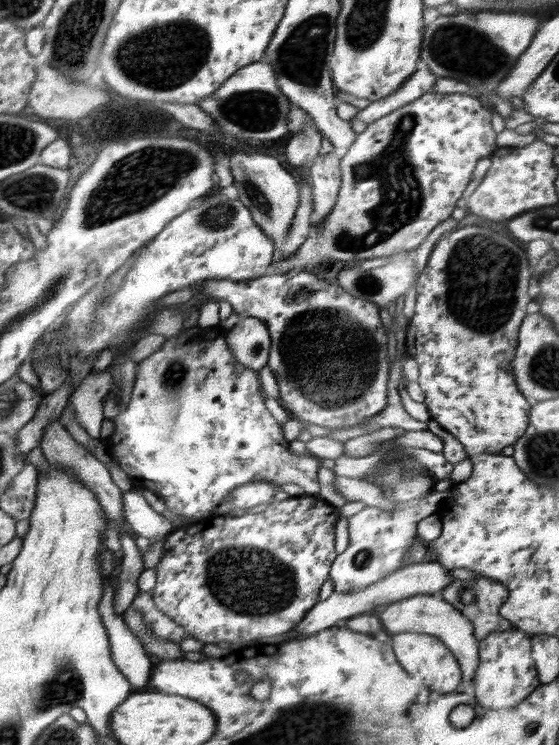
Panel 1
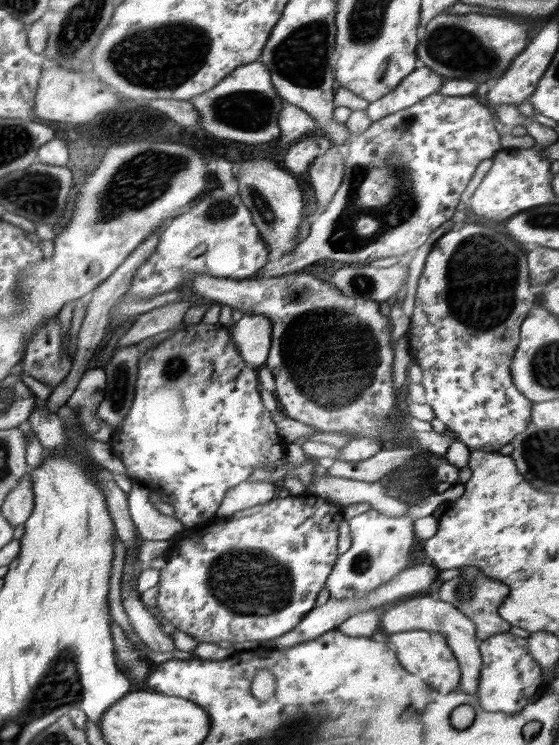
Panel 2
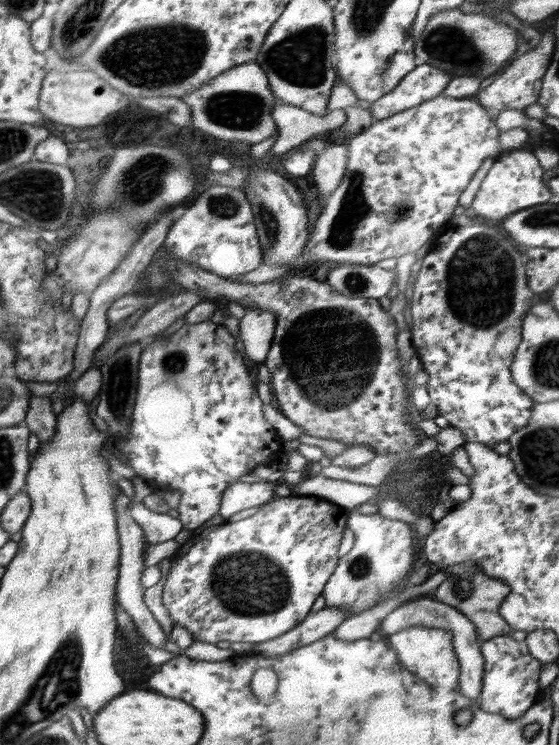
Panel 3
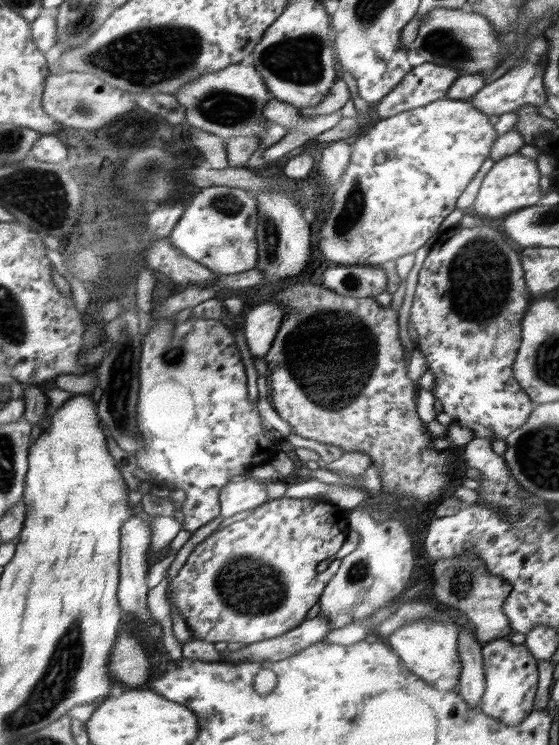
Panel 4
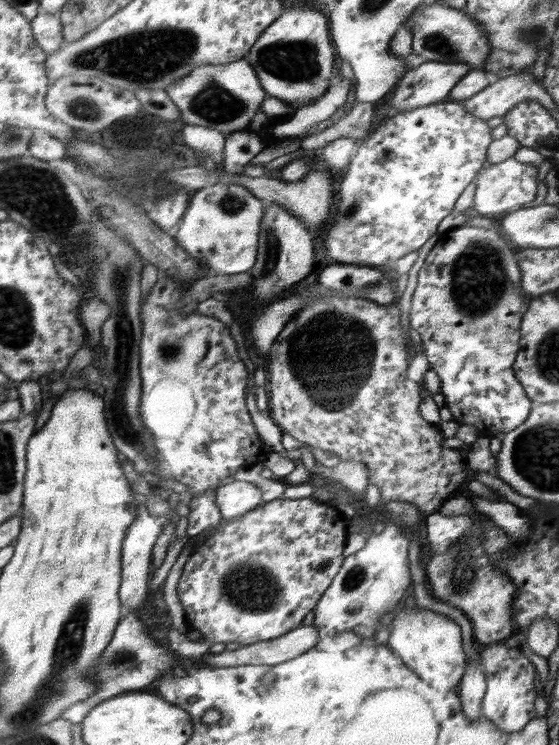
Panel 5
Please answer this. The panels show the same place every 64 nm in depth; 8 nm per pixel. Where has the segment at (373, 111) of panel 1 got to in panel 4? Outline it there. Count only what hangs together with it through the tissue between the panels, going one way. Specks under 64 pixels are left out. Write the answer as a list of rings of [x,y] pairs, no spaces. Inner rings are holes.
[[[432,63],[412,67],[404,78],[378,101],[376,110],[382,119],[420,108],[447,96],[448,89],[459,77],[457,68]]]

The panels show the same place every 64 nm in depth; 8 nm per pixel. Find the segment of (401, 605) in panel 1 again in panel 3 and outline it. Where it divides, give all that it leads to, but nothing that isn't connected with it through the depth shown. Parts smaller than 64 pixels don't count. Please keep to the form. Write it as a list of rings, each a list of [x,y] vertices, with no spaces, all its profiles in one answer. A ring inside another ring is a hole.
[[[423,597],[416,598],[406,605],[400,605],[390,611],[390,614],[380,623],[379,632],[388,632],[391,635],[413,626],[441,628],[452,633],[454,654],[456,654],[460,666],[459,684],[456,691],[462,693],[466,698],[478,699],[482,691],[484,658],[480,652],[481,642],[477,637],[475,624],[459,610],[438,601],[435,597]]]

